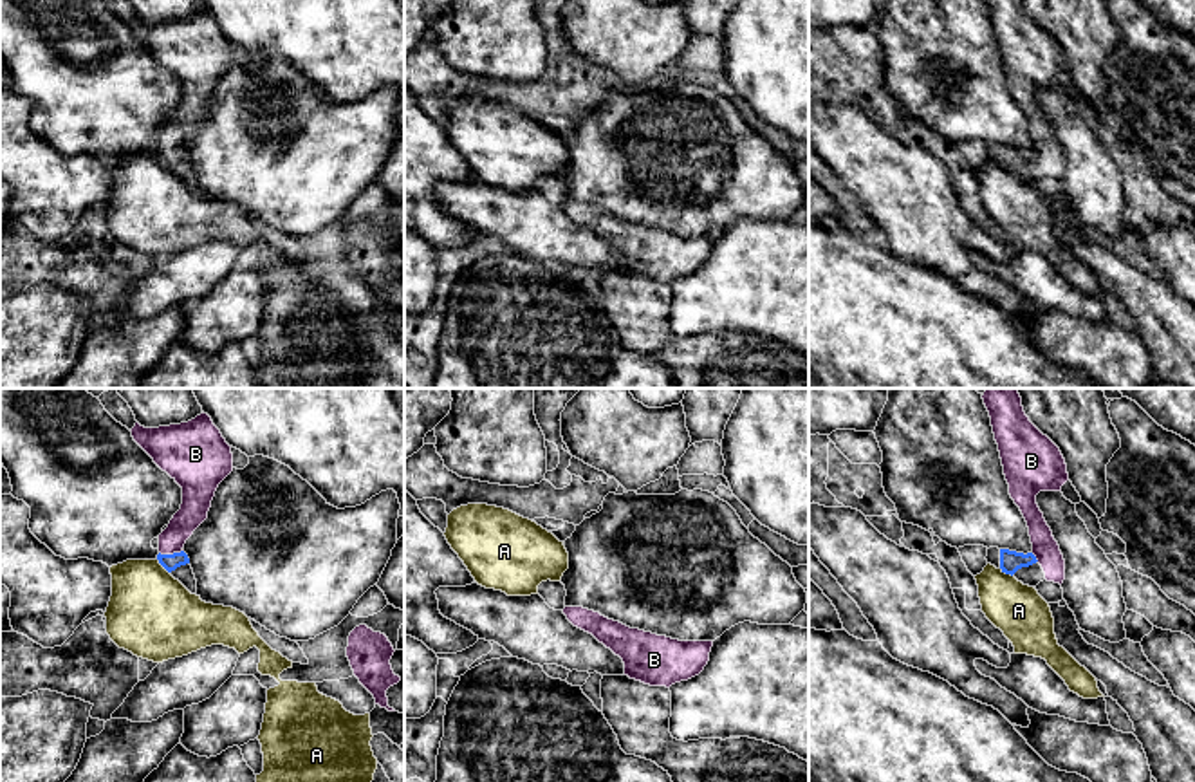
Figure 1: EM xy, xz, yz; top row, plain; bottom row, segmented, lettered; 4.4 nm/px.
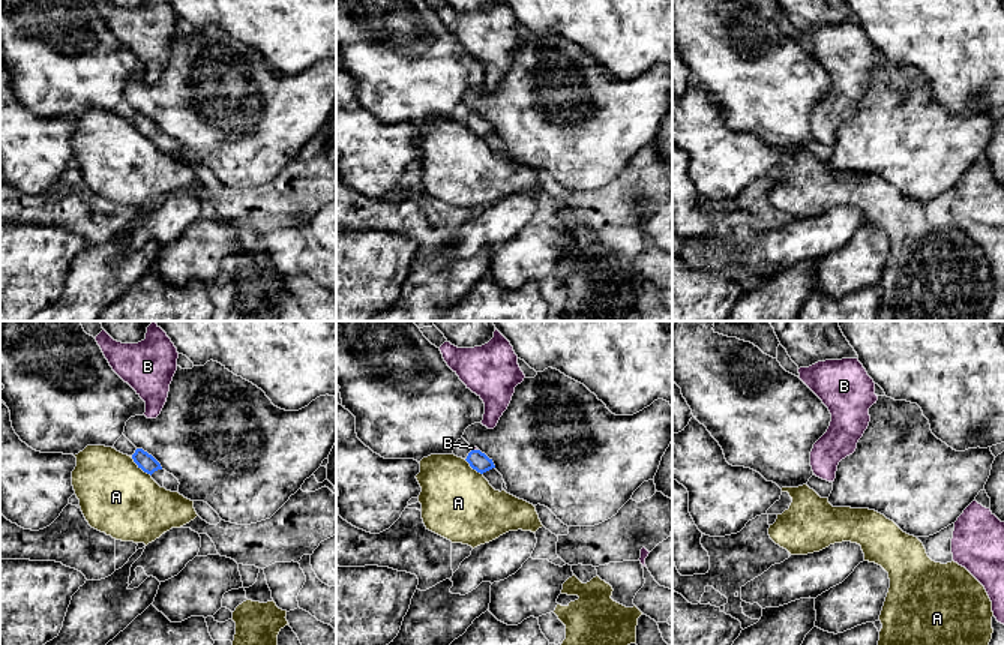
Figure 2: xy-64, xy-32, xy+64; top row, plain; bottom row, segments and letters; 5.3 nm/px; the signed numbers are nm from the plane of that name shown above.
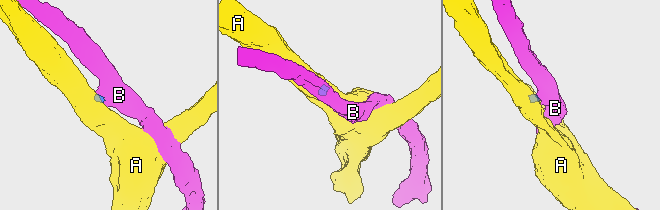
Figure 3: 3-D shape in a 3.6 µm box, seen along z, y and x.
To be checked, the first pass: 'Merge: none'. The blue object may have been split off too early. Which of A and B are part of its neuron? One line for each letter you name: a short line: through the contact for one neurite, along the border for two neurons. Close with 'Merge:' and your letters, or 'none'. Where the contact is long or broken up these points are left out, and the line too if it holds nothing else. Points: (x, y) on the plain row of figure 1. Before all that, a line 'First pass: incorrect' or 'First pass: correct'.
First pass: incorrect
B: xy (170, 158), (170, 150), (172, 134), (194, 105)
Merge: B

